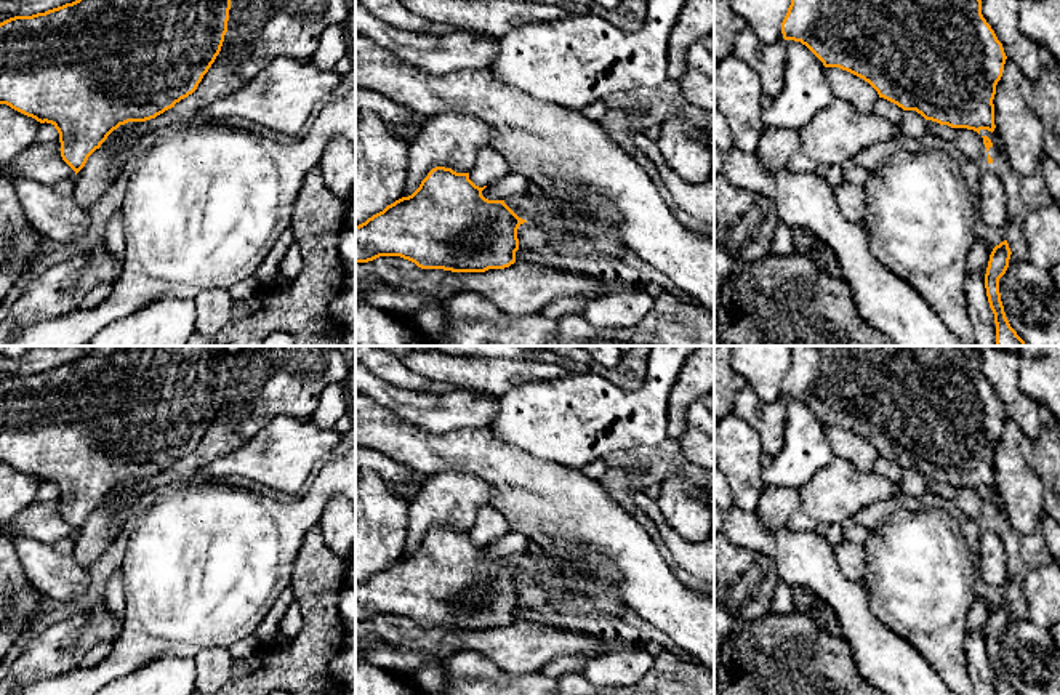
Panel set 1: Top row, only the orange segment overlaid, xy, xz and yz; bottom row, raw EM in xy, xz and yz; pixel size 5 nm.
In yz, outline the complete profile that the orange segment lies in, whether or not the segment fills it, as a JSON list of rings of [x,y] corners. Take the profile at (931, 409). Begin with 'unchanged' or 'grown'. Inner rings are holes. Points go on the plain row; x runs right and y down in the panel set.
unchanged; [[[789,346],[791,364],[781,381],[785,399],[794,399],[805,404],[825,426],[839,426],[865,440],[879,453],[903,469],[916,469],[925,479],[948,484],[951,487],[967,487],[980,493],[982,488],[994,490],[994,453],[996,444],[1002,436],[1006,412],[994,389],[982,373],[982,359],[977,346]]]

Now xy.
unchanged; [[[96,346],[78,359],[45,372],[10,376],[0,381],[0,463],[6,463],[40,482],[51,482],[59,492],[61,516],[77,533],[88,516],[120,484],[155,477],[197,448],[221,410],[227,391],[229,368],[231,356],[223,346]]]

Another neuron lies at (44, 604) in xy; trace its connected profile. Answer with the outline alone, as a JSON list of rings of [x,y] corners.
[[[37,591],[37,596],[38,596],[38,602],[37,602],[37,605],[32,609],[32,612],[29,613],[29,617],[27,617],[26,623],[24,623],[24,628],[29,628],[30,623],[32,623],[37,617],[40,617],[43,612],[50,610],[51,605],[53,605],[53,599],[40,594],[38,591]]]

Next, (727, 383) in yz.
[[[714,346],[714,426],[733,412],[733,402],[746,386],[745,376],[730,365],[730,348]]]

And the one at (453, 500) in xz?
[[[431,474],[410,500],[404,556],[412,554],[436,525],[469,532],[479,509],[488,504],[493,488],[469,474]]]

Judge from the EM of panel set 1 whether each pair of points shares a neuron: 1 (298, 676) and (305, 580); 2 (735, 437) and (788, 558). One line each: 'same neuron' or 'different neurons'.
1: same neuron
2: different neurons

